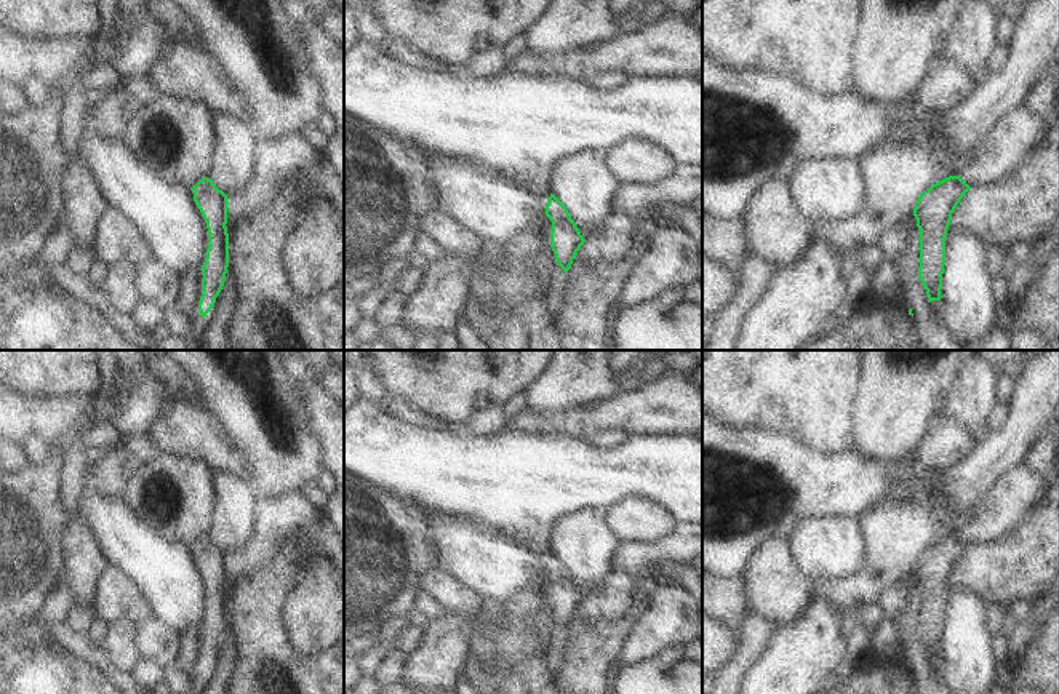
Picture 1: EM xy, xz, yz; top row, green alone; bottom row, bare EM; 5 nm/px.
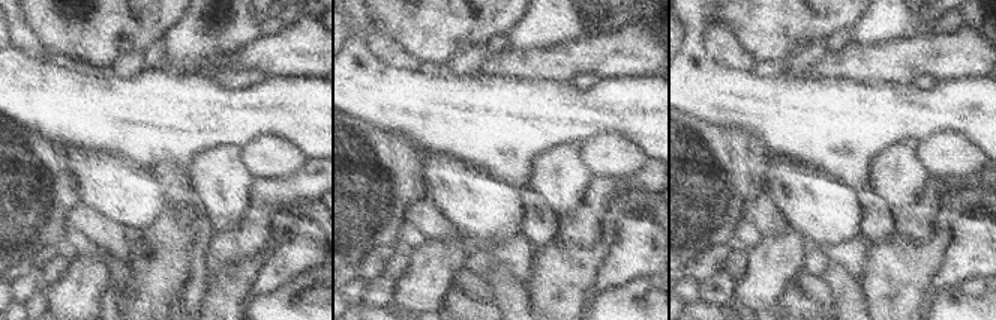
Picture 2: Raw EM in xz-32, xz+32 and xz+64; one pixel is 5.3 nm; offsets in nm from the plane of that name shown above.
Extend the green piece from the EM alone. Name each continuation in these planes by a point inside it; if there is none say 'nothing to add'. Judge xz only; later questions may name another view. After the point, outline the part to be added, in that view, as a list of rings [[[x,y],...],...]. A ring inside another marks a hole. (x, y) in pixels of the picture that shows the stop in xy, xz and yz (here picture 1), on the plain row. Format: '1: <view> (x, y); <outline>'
1: xz (557, 645); [[[552,609],[552,632],[545,648],[545,662],[550,672],[550,678],[557,683],[560,670],[565,664],[565,652],[568,648],[568,630],[565,630],[557,620]]]

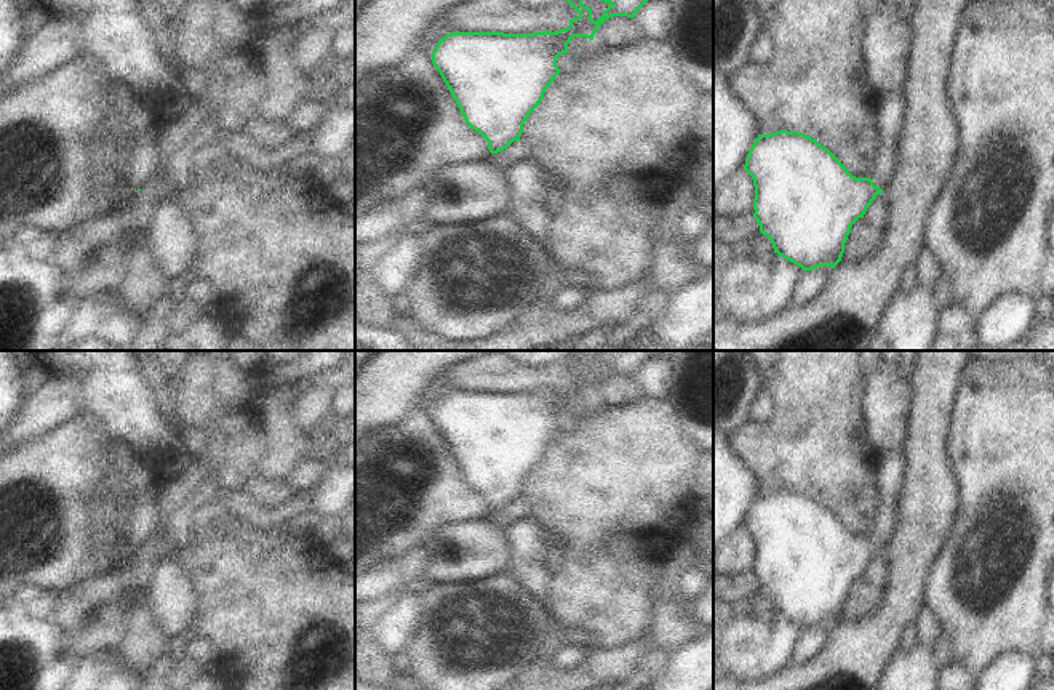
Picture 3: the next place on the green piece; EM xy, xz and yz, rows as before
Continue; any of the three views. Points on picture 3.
1: yz (890, 474); [[[900,450],[880,455],[876,469],[878,511],[870,538],[880,548],[888,543],[896,522],[897,495],[905,475],[905,455]]]

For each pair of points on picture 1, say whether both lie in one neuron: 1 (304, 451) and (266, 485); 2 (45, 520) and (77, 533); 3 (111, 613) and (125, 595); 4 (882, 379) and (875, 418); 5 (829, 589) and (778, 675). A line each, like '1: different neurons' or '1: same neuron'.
1: same neuron
2: different neurons
3: same neuron
4: same neuron
5: different neurons

